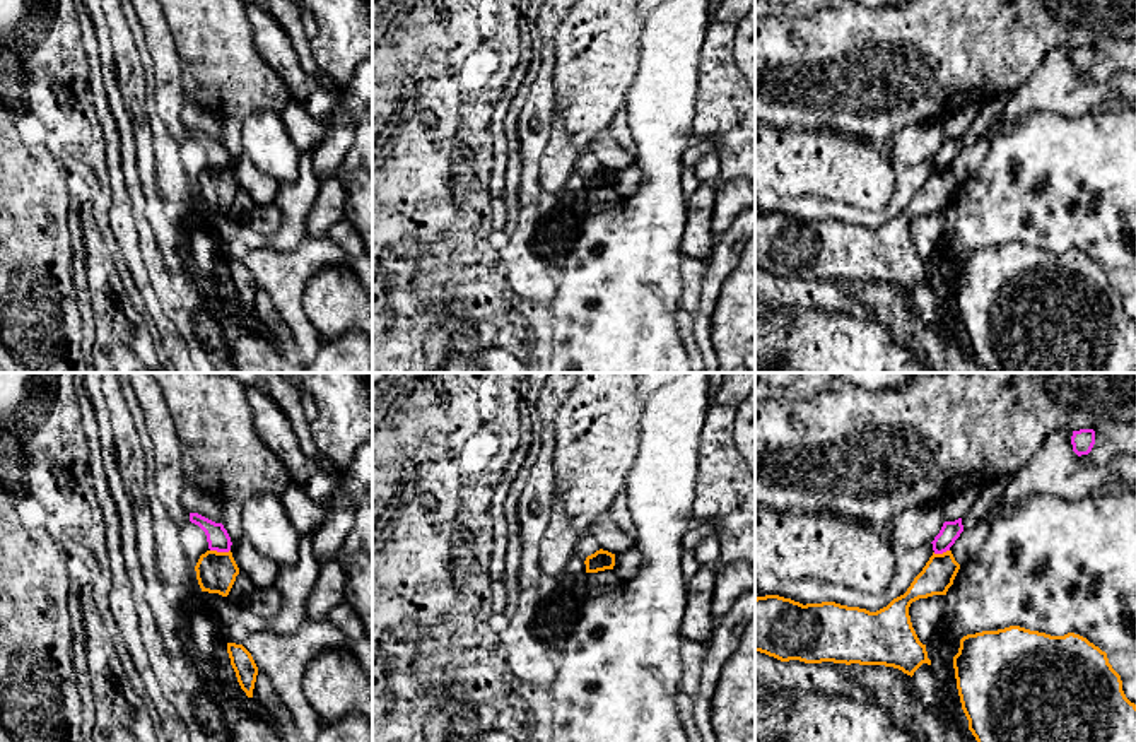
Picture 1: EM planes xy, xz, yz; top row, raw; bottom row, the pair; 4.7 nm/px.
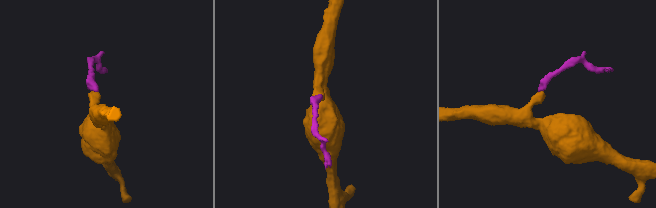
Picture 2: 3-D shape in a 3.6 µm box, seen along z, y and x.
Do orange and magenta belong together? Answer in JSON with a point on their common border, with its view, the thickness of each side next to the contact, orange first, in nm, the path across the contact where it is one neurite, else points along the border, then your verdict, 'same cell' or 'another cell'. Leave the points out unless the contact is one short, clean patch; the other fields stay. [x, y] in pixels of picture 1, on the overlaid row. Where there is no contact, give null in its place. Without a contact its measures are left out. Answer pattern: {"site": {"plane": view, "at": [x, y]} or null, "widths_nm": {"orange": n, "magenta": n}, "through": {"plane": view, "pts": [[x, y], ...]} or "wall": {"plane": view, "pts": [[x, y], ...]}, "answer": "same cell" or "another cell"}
{"site": {"plane": "xy", "at": [221, 553]}, "widths_nm": {"orange": 190, "magenta": 110}, "wall": {"plane": "xy", "pts": [[210, 549], [229, 551]]}, "answer": "another cell"}

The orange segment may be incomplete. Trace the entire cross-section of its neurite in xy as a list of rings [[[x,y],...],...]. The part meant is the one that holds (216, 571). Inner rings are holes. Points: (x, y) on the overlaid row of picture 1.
[[[207,551],[200,556],[195,571],[202,592],[219,593],[222,597],[229,595],[236,576],[239,574],[239,568],[231,551]]]

